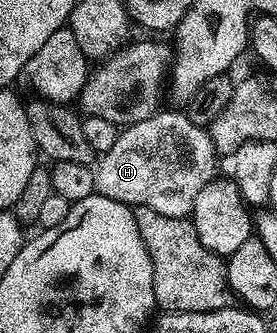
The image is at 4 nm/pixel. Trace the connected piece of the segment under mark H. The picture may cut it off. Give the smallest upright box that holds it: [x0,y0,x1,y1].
[93,108,216,218]

